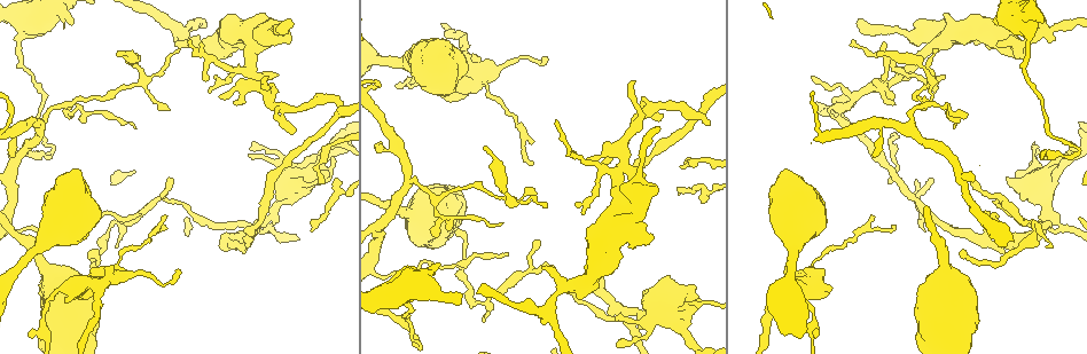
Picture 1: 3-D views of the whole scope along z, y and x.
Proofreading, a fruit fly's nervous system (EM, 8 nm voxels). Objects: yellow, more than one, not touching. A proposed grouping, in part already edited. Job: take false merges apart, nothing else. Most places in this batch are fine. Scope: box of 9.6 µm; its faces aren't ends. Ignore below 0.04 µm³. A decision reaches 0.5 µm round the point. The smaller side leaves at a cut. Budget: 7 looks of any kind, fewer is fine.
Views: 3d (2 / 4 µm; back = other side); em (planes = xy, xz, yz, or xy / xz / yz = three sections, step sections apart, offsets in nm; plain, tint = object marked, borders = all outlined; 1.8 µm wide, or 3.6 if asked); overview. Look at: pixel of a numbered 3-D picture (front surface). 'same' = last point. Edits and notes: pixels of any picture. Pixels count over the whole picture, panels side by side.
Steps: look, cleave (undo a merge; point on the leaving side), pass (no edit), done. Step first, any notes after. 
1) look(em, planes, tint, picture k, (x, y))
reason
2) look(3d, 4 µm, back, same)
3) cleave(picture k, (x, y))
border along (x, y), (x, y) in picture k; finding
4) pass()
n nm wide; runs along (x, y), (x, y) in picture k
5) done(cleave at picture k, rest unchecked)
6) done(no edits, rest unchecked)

look(3d, 4 µm, picture 1, (997, 204))
abrupt turn

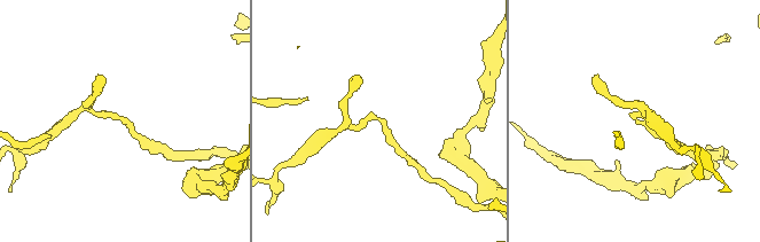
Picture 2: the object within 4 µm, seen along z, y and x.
look(em, 3.6 µm, xz, step 8, tint, picture 2, (369, 116))
now the EM

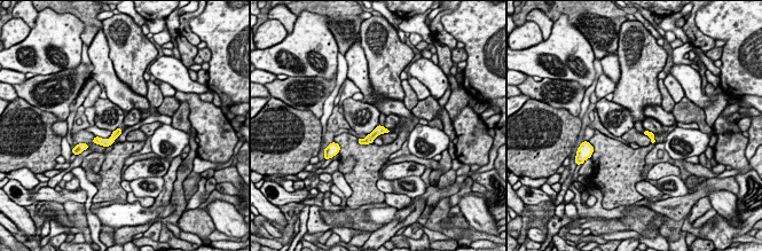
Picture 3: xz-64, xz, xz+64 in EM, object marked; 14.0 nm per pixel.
look(em, 3.6 µm, planes, tint, same)
another direction

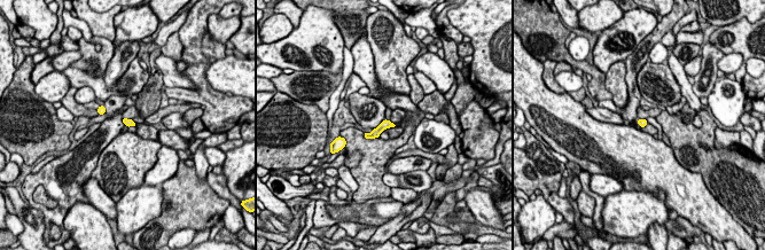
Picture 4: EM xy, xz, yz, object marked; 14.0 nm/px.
pass()
100 nm wide; continuous, no second neuron

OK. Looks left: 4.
look(em, 3.6 µm, planes, tint, picture 1, (671, 311))
sharp bend

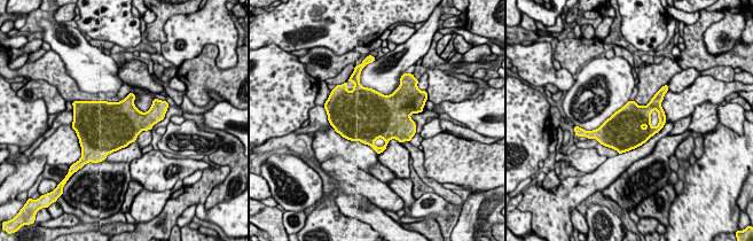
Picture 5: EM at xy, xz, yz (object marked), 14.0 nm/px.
pass()
all the same neuron

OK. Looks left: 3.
look(3d, 4 µm, picture 1, (46, 301))
thin neck

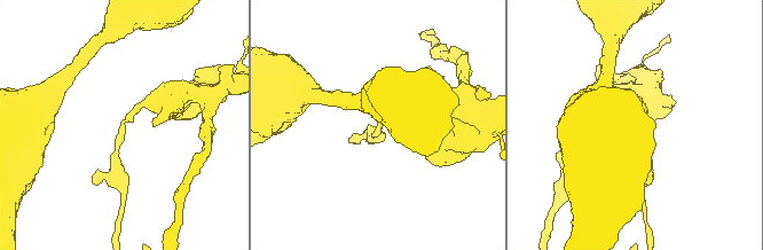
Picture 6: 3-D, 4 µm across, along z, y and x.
look(em, 3.6 µm, planes, tint, picture 6, (122, 122))
now the EM

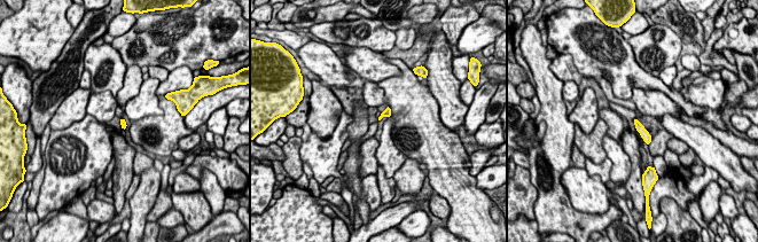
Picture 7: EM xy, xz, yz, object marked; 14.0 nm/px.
pass()
continuous, no second neuron

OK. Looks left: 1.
done(no edits, rest unchecked)

